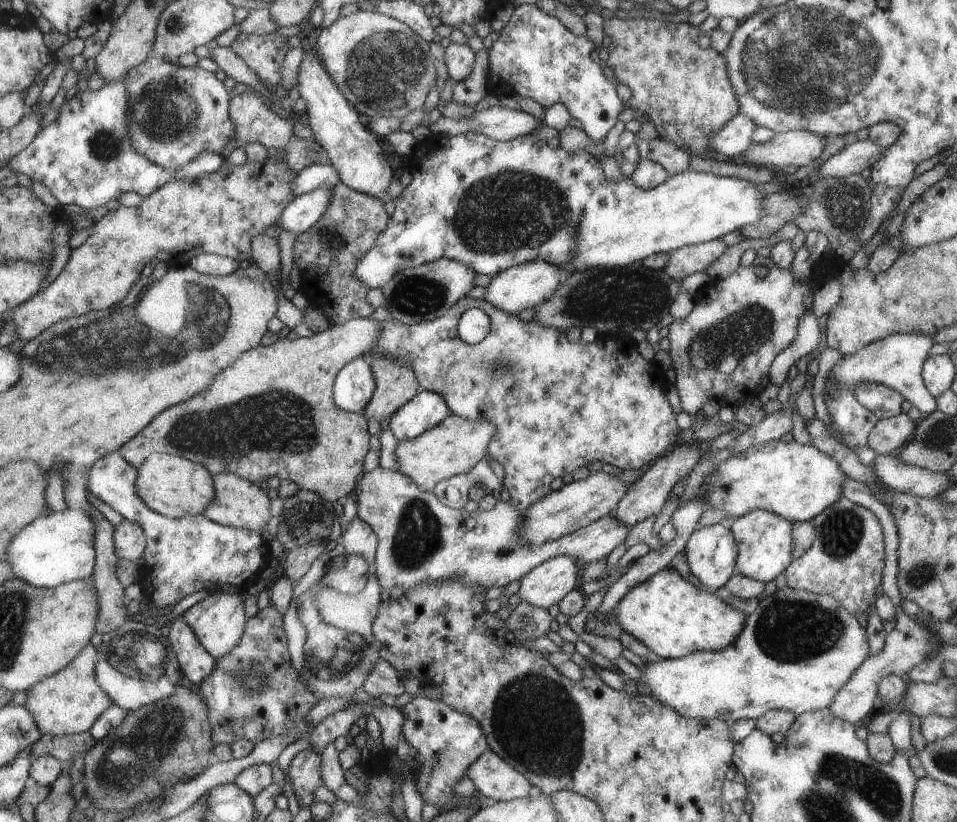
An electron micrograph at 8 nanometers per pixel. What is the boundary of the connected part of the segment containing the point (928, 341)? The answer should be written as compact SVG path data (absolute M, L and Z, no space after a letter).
M894 333L872 341L854 354L843 355L837 364L829 368L826 382L835 389L844 387L849 391L862 383L881 384L898 391L903 399L919 410L921 417L932 414L937 409L937 400L922 382L922 366L933 344L932 337L925 334Z

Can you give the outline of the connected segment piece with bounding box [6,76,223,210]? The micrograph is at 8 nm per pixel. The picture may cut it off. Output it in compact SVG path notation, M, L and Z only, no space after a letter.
M126 76L120 82L107 83L99 91L91 91L87 88L83 92L77 92L73 98L65 102L59 117L45 127L32 144L29 144L19 155L11 158L6 166L13 173L27 175L33 181L43 183L61 205L67 207L76 205L87 210L99 208L99 206L105 207L107 202L121 199L127 193L135 192L138 200L143 200L172 179L178 178L192 182L197 178L203 178L204 175L213 175L221 168L223 158L219 153L199 154L199 157L177 171L167 171L148 162L143 156L137 155L126 126L129 100L125 79Z

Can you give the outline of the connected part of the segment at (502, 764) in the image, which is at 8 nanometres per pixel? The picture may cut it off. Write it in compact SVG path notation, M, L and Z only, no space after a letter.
M491 750L484 751L464 776L471 780L479 794L496 801L521 799L534 790L525 776Z

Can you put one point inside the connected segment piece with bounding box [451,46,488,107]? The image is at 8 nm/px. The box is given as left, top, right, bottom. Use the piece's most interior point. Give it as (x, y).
(469, 91)

